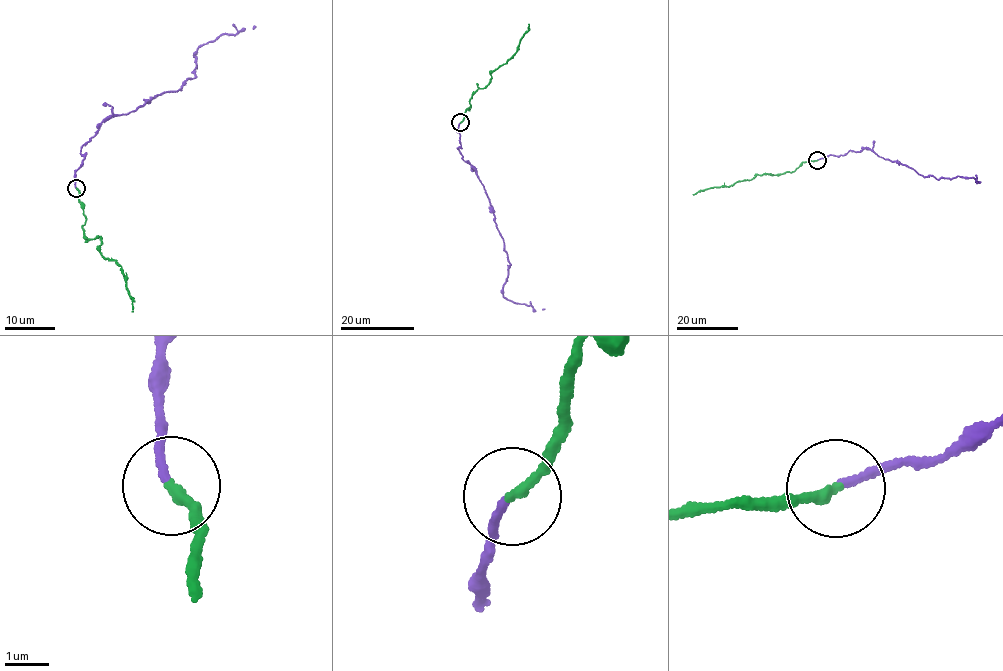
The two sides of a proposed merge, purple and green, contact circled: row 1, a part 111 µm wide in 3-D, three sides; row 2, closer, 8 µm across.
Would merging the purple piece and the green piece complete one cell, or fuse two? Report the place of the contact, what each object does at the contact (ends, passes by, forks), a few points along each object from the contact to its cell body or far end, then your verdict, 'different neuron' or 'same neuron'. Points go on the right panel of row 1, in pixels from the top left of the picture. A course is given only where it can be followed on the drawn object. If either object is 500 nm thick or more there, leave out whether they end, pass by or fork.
at (817, 160); purple ends there; green ends there; purple runs (818, 159), (865, 148), (913, 168), (921, 176), (939, 179), (959, 176), (977, 178), (977, 182); green runs (818, 160), (803, 161), (794, 171), (757, 175), (750, 180), (693, 194); different neuron

